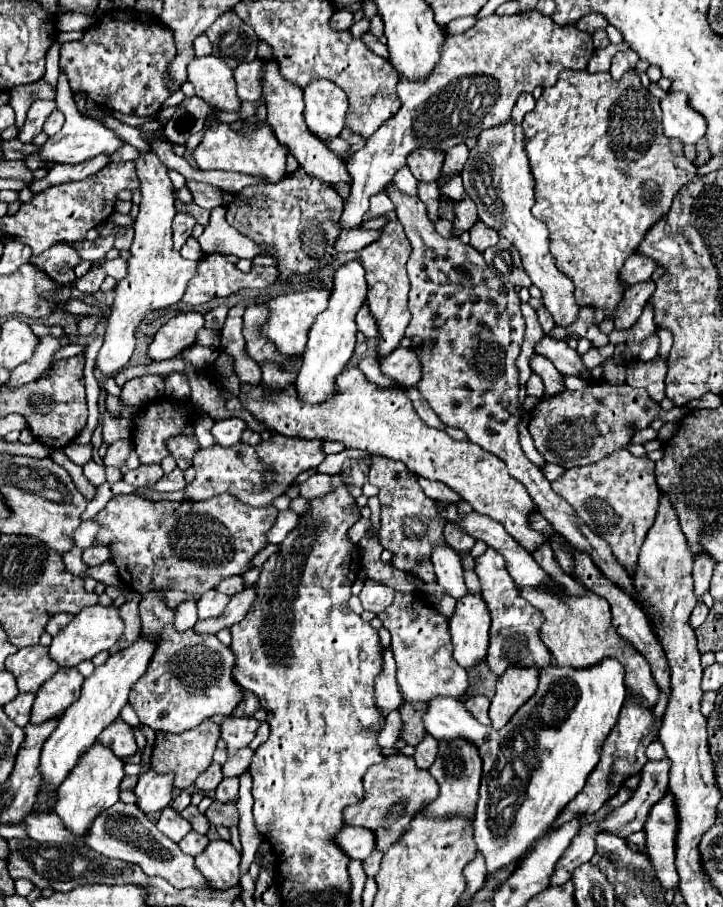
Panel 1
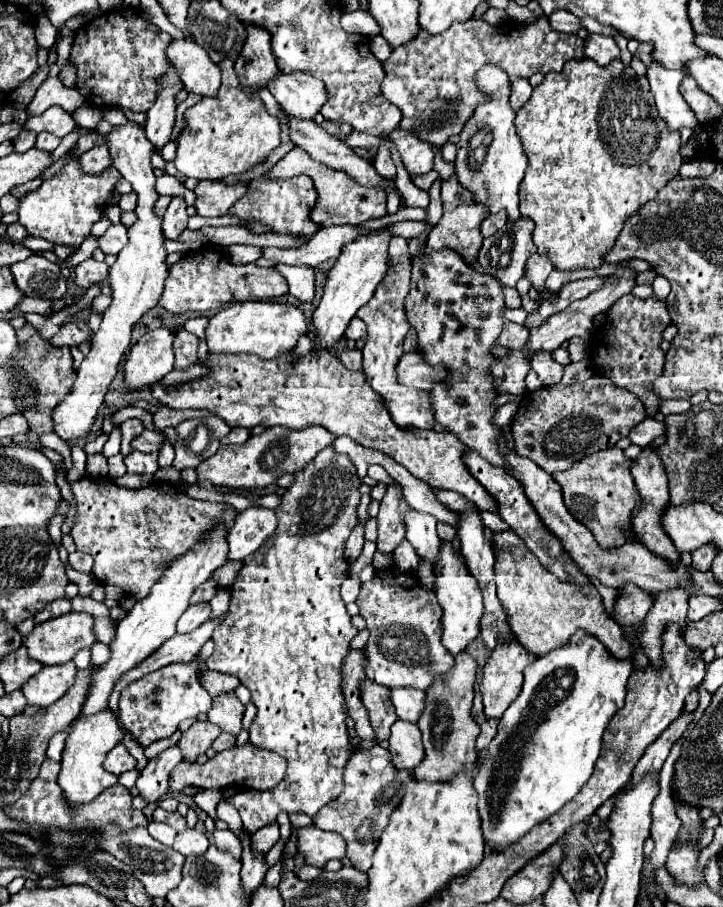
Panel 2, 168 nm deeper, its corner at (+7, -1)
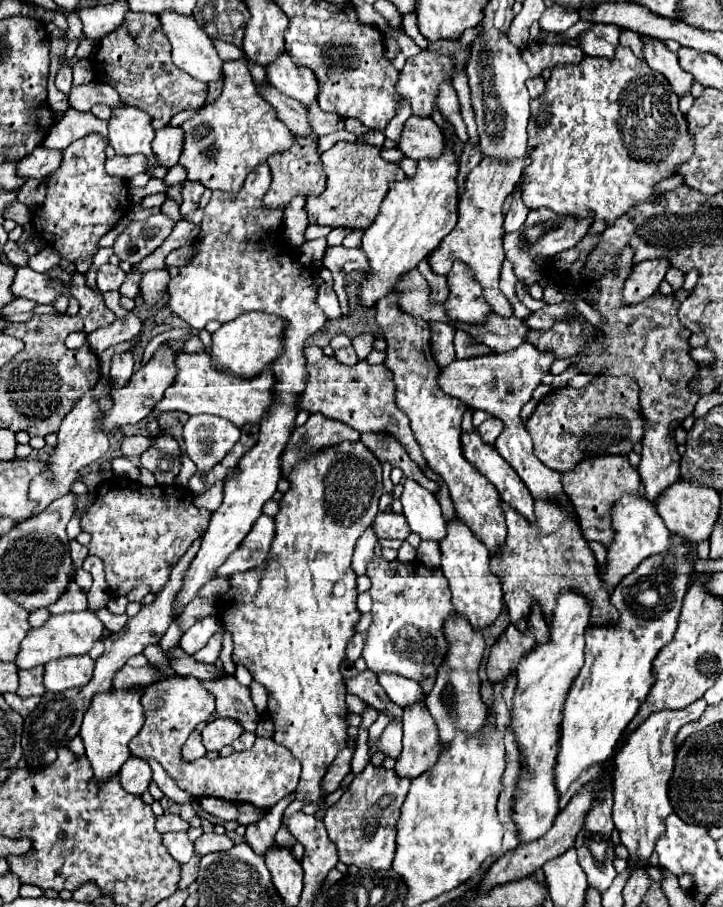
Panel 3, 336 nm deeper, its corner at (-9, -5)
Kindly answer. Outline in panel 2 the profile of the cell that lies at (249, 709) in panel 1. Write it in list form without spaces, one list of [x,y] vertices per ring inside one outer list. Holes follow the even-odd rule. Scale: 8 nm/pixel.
[[[204,671],[200,675],[200,681],[204,685],[204,689],[216,697],[216,695],[226,695],[226,693],[234,693],[234,689],[240,685],[240,681],[234,675],[224,675],[224,673],[216,673],[216,671]]]

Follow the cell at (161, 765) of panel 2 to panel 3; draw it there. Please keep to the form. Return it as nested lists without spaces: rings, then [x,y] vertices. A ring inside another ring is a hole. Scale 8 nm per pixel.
[[[194,729],[194,731],[190,733],[190,737],[186,739],[186,743],[184,743],[182,757],[184,757],[186,761],[194,761],[194,759],[204,757],[204,753],[206,753],[206,749],[204,749],[204,745],[202,745],[200,731],[196,731],[196,729]]]

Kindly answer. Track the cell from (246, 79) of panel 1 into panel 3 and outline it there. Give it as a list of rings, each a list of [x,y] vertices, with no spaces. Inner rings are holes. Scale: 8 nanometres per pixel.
[[[246,59],[240,61],[228,61],[224,63],[224,87],[222,93],[216,101],[206,103],[200,111],[194,113],[194,117],[190,117],[188,121],[184,121],[180,127],[184,131],[184,149],[180,155],[180,165],[186,169],[188,179],[190,181],[200,181],[206,189],[210,191],[228,191],[228,193],[236,193],[242,189],[246,175],[260,163],[264,163],[270,155],[274,153],[282,153],[288,147],[292,147],[294,139],[290,129],[276,117],[276,111],[270,103],[266,103],[258,91],[256,85],[250,77]]]

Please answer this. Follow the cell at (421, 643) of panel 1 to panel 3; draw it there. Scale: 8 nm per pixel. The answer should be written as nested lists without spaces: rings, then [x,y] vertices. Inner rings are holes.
[[[372,557],[368,561],[366,575],[372,581],[372,623],[366,629],[362,657],[368,669],[374,673],[398,673],[408,679],[420,681],[434,677],[448,643],[444,637],[444,623],[456,611],[450,601],[448,581],[442,569],[426,569],[420,561],[388,561],[384,557]]]

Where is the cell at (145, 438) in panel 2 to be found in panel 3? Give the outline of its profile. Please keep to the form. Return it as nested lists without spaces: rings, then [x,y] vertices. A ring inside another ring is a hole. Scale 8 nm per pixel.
[[[144,435],[126,437],[120,443],[120,453],[124,457],[140,457],[146,451],[146,447],[150,447],[150,443],[152,443],[152,439],[150,437],[144,437]]]

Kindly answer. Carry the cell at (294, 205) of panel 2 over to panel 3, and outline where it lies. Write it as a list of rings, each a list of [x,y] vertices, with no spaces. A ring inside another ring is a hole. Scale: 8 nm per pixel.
[[[294,135],[294,137],[296,137],[296,143],[288,151],[282,151],[280,155],[272,155],[272,159],[268,159],[268,165],[272,169],[272,185],[270,185],[268,193],[264,195],[266,207],[286,209],[288,203],[292,201],[292,197],[296,197],[296,195],[308,197],[310,193],[320,195],[324,191],[326,175],[324,175],[322,161],[320,161],[318,141],[316,139],[300,139],[298,135]]]

